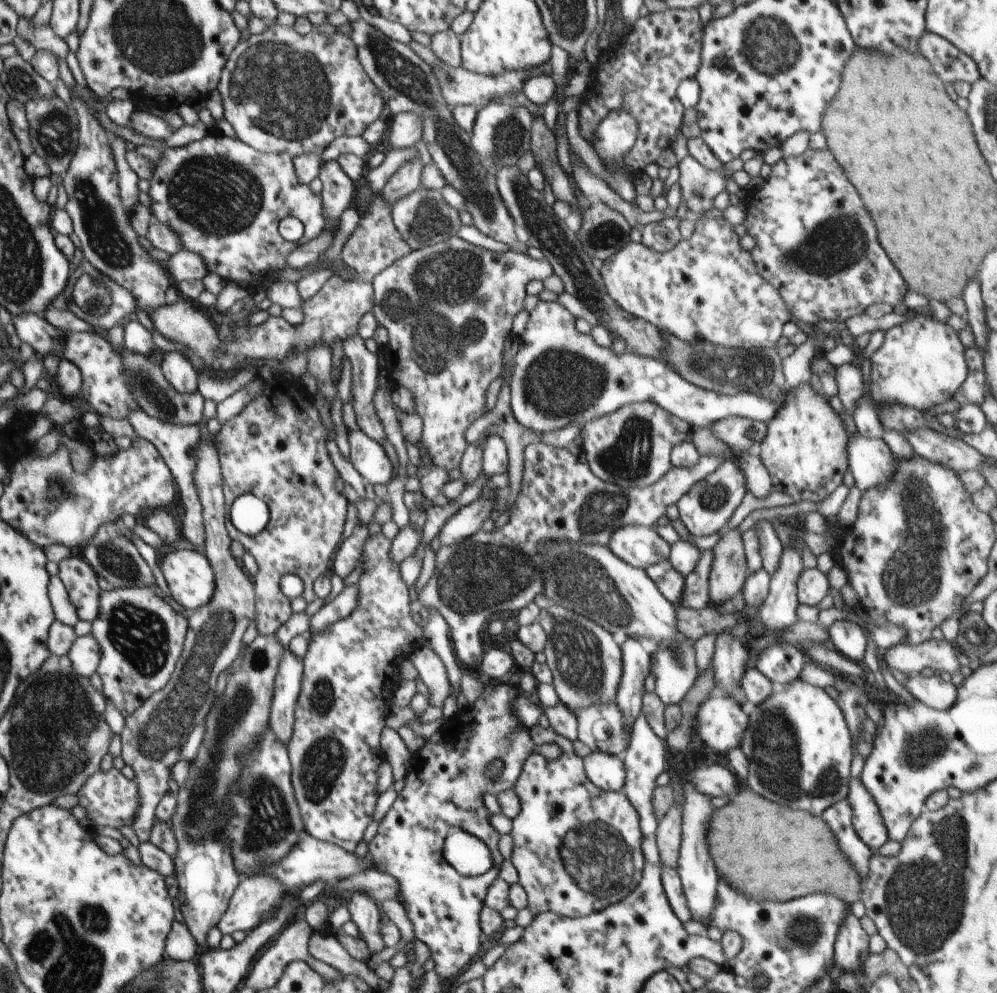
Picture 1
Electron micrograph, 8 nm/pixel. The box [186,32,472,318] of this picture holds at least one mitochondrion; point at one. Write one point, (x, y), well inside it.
(280, 89)

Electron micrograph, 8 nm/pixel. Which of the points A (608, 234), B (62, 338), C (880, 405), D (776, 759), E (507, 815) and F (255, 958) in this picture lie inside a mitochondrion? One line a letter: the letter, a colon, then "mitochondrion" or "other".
A: mitochondrion
B: other
C: other
D: mitochondrion
E: other
F: other

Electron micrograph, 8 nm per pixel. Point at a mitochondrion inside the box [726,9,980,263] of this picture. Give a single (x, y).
(771, 46)

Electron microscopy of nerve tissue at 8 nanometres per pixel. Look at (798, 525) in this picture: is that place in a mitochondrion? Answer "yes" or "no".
no

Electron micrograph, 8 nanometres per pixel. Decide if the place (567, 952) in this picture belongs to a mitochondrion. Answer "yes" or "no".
no

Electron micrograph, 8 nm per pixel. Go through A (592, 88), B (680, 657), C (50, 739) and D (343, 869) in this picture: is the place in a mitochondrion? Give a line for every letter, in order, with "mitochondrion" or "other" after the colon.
A: other
B: mitochondrion
C: mitochondrion
D: other

